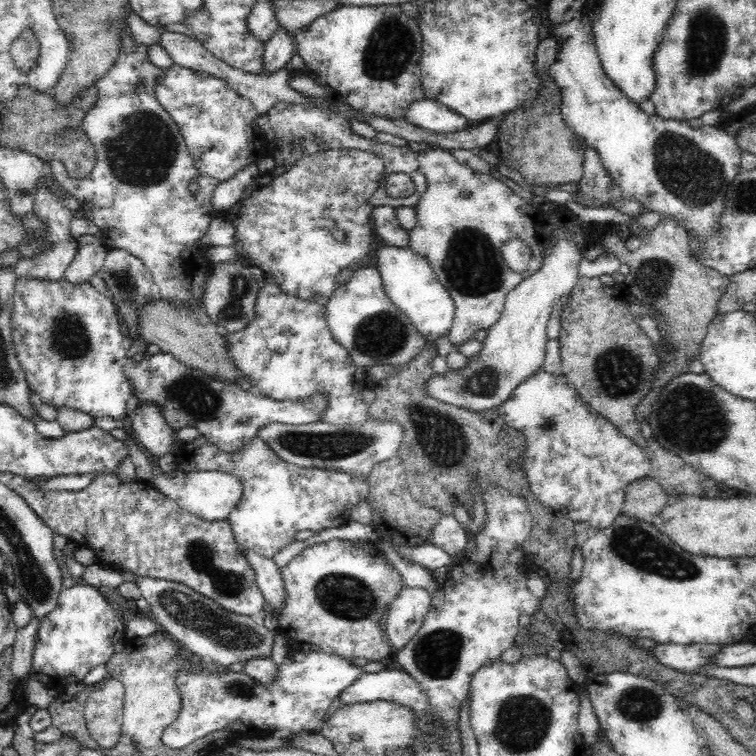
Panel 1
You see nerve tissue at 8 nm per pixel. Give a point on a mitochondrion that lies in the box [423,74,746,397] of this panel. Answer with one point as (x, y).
(694, 176)

